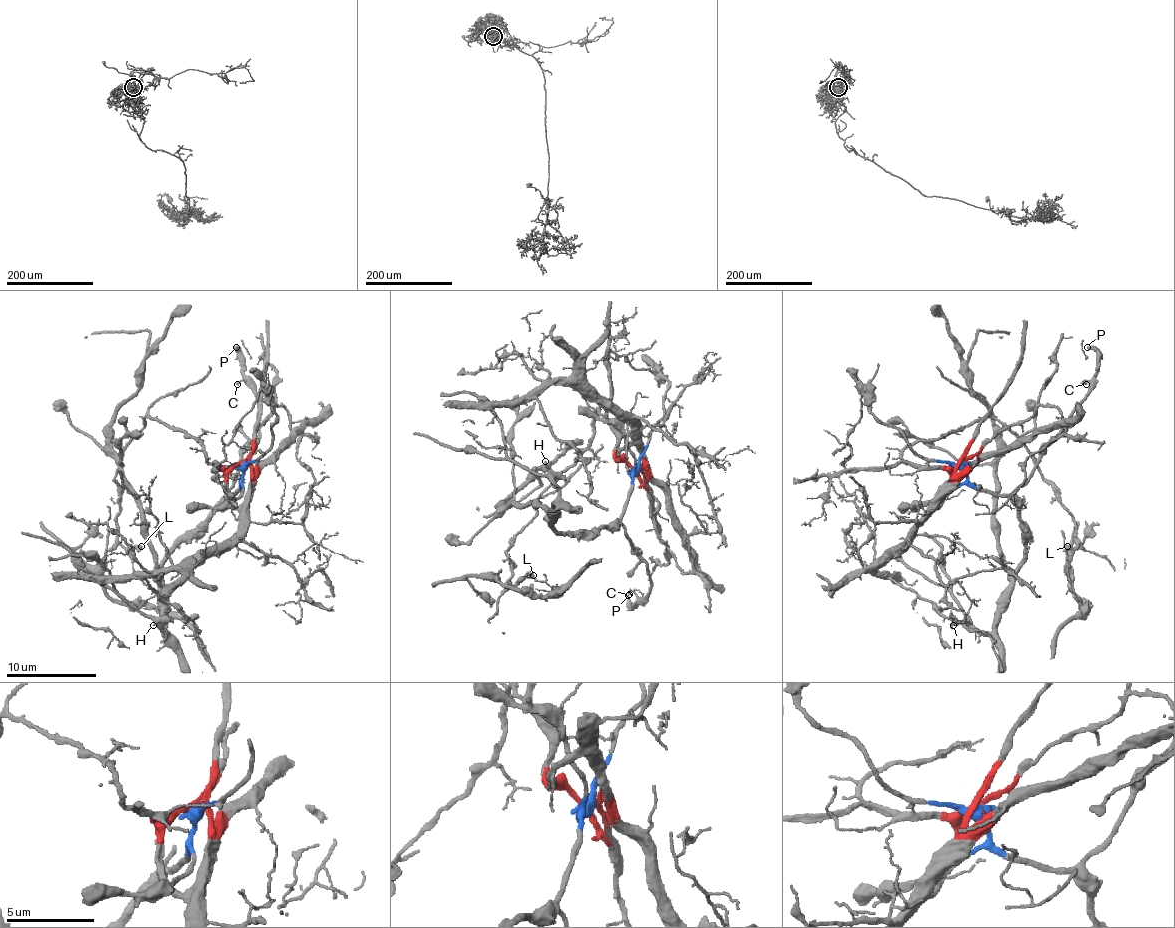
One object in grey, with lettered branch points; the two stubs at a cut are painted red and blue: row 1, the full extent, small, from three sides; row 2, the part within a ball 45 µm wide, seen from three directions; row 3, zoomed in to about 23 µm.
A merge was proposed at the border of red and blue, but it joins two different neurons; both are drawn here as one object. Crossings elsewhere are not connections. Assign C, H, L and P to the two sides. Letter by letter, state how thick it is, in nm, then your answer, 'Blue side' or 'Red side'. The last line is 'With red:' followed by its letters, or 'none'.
C: Thickness 170 nm. Blue side
H: Thickness 130 nm. Blue side
L: Thickness 440 nm. Red side
P: Thickness 280 nm. Blue side
With red: L

